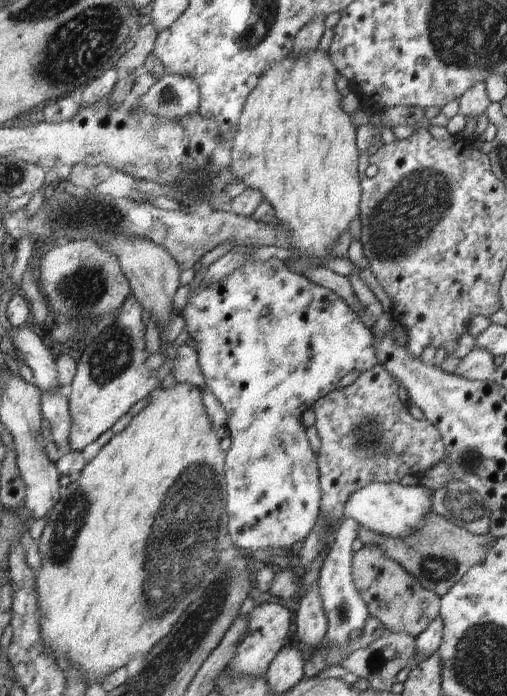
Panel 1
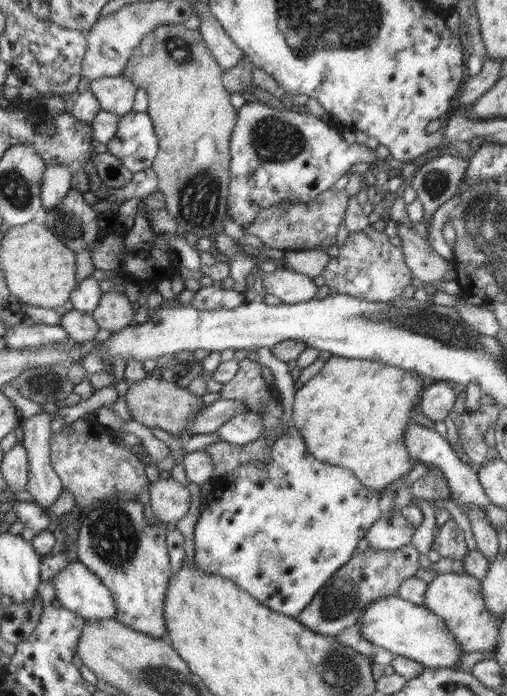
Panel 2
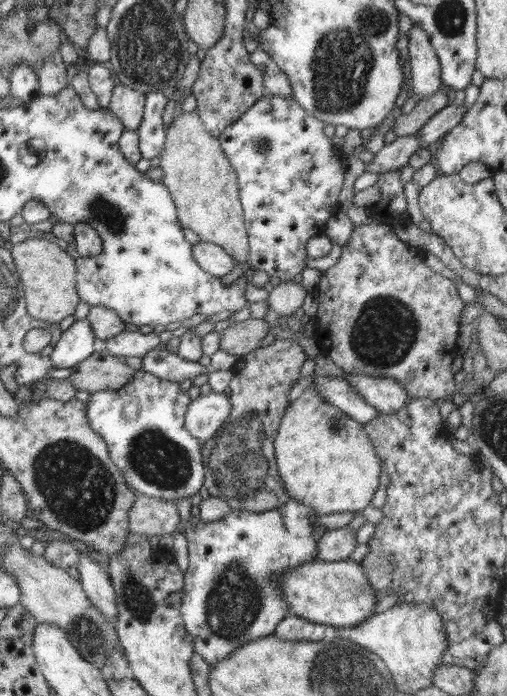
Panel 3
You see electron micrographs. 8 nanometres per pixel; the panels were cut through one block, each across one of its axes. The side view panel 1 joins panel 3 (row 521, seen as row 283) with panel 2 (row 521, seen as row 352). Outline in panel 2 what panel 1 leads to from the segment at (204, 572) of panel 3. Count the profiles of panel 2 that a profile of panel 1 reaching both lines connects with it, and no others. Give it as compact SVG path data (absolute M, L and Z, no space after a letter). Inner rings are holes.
M293 426L290 427L285 435L278 437L273 442L272 448L269 450L269 456L271 457L264 466L257 465L254 461L248 461L238 465L229 473L225 473L224 477L213 478L213 490L203 503L201 515L194 529L195 557L192 561L197 566L197 569L202 572L223 576L231 580L236 586L243 588L264 606L296 619L310 604L320 587L327 582L338 568L343 567L352 558L352 555L358 550L357 546L360 539L365 537L367 530L381 517L382 511L380 510L380 505L378 505L380 495L368 490L366 486L362 486L358 482L358 478L347 468L326 464L312 456L312 453L308 452L307 444L304 444L304 440L302 440L302 435Z

